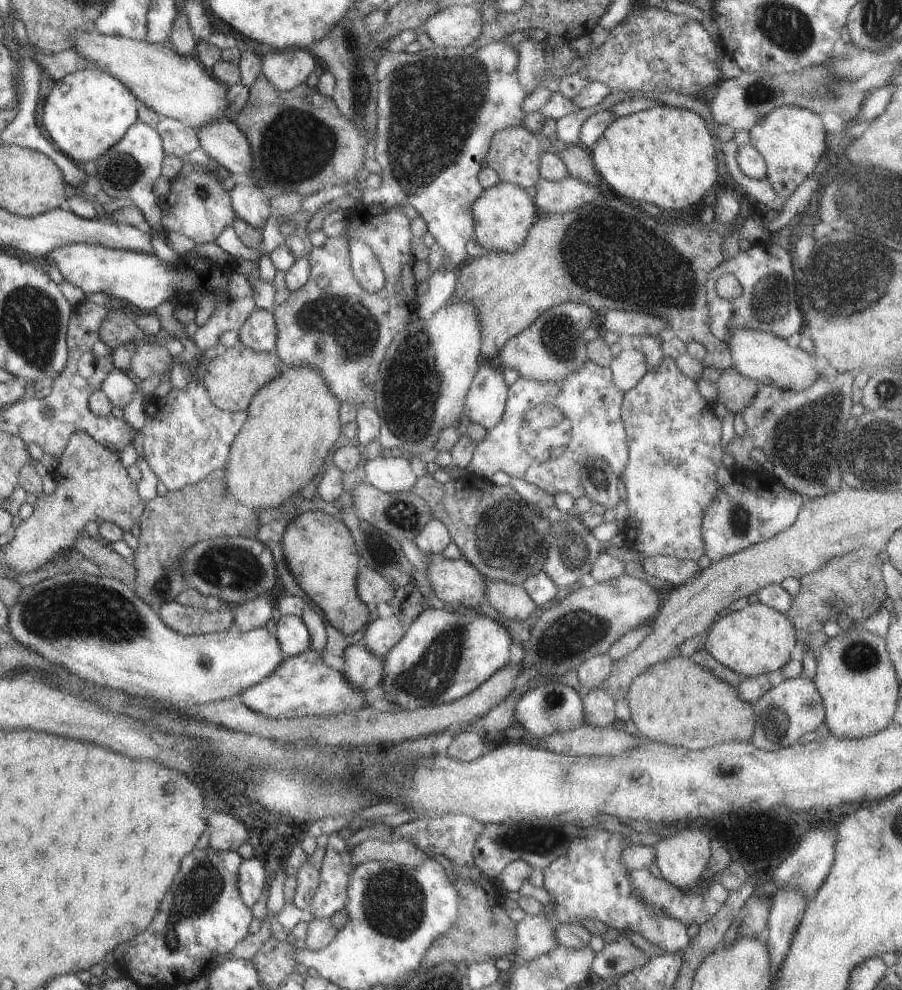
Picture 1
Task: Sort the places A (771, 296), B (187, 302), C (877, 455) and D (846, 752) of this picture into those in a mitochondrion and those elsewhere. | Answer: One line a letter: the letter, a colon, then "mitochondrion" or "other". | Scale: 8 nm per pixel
A: mitochondrion
B: other
C: mitochondrion
D: other

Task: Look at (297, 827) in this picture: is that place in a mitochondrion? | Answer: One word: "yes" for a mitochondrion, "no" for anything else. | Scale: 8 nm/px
no

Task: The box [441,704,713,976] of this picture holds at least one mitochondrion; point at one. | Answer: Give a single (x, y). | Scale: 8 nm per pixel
(533, 839)

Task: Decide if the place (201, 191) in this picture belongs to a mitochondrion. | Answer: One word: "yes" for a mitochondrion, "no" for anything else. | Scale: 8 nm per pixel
yes

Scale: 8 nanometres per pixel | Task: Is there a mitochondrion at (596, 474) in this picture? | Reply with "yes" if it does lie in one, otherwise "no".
yes

